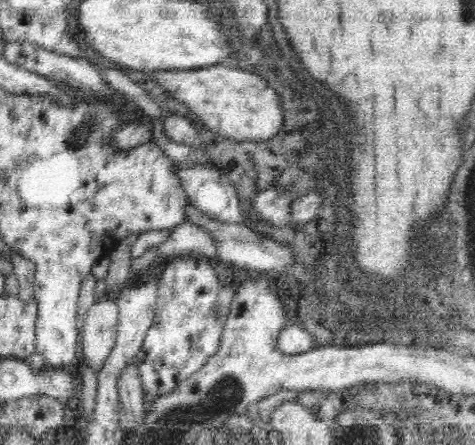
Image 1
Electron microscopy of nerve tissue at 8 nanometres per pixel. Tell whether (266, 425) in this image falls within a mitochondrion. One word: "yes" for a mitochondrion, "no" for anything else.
no

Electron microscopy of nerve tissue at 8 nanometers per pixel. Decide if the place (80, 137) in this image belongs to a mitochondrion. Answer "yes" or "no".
yes

